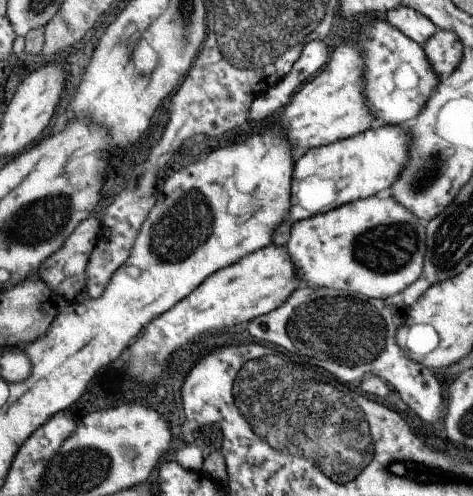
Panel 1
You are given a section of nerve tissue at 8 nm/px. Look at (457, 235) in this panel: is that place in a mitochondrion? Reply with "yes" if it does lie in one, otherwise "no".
yes

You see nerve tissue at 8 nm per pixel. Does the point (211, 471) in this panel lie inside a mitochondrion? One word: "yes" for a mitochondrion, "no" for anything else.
no

